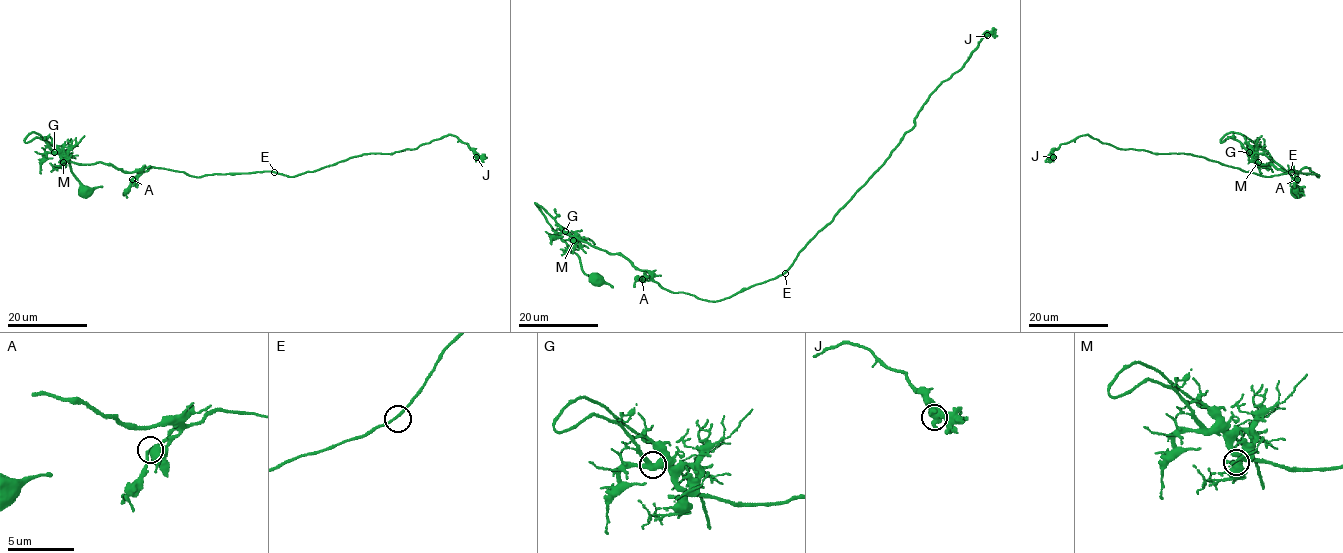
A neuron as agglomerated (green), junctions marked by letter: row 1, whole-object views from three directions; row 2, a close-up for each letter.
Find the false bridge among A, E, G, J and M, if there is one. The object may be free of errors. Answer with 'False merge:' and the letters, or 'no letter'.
False merge: no letter

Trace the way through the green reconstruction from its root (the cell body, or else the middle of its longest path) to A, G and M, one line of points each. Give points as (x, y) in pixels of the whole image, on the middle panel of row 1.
A: (784, 272), (716, 301), (670, 292), (656, 282), (642, 279)
G: (784, 272), (742, 288), (729, 297), (704, 300), (683, 292), (670, 292), (621, 255), (595, 248), (564, 231)
M: (784, 272), (742, 288), (729, 297), (710, 301), (683, 292), (670, 292), (621, 255), (573, 240)

